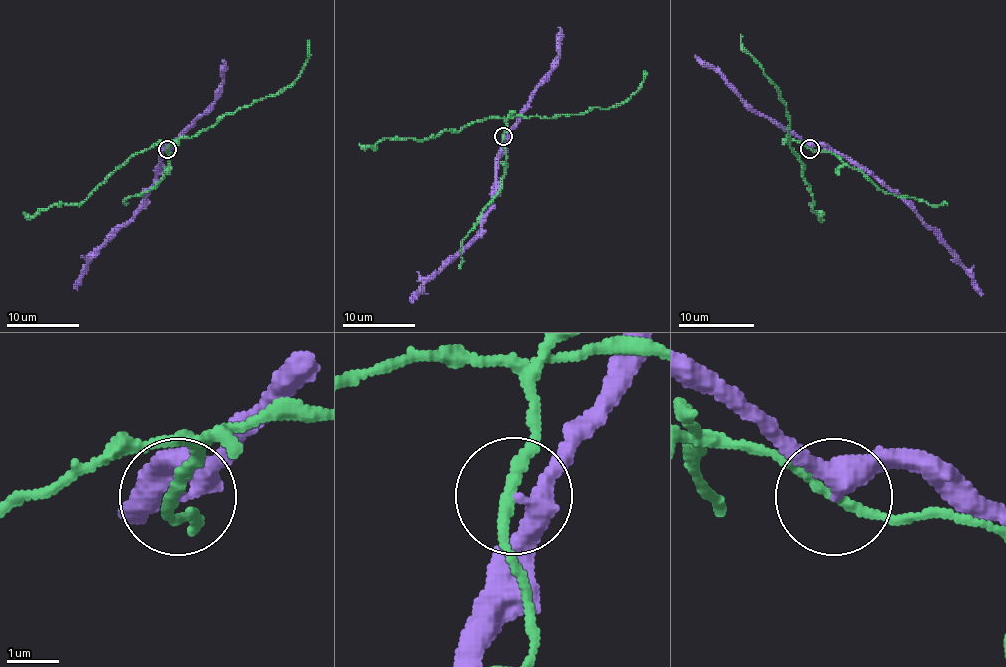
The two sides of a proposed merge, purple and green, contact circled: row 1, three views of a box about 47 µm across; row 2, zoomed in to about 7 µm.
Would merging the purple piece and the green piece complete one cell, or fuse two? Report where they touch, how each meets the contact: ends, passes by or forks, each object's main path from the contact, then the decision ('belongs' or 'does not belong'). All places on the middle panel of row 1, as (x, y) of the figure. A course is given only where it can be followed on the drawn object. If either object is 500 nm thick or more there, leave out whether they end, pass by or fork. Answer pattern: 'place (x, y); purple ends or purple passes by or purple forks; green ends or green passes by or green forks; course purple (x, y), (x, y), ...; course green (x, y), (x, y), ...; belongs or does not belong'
place (503, 136); purple passes by; green passes by; course purple (504, 136), (504, 154), (497, 167), (497, 196), (486, 221), (464, 248), (415, 294), (413, 301); course green (504, 136), (506, 121), (515, 116), (549, 118), (620, 105), (634, 93), (645, 71); does not belong

